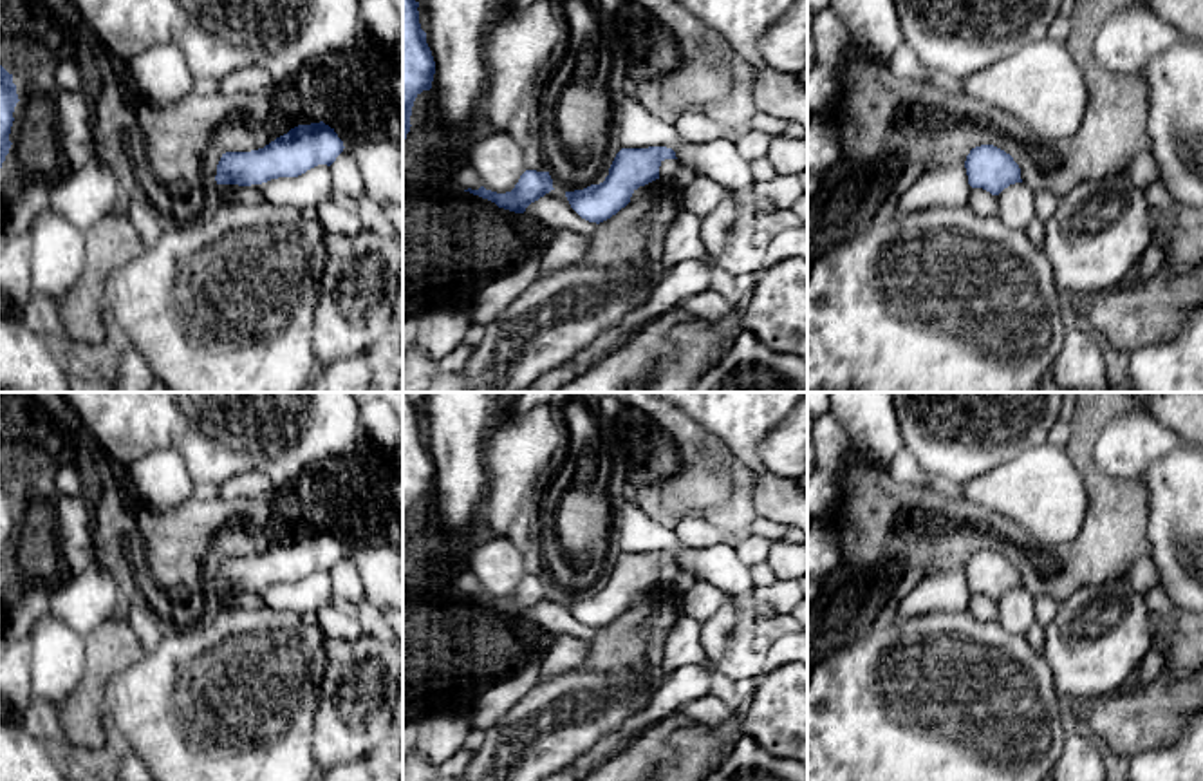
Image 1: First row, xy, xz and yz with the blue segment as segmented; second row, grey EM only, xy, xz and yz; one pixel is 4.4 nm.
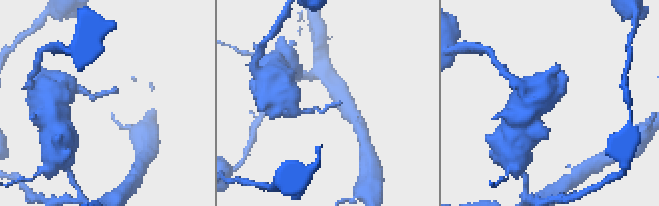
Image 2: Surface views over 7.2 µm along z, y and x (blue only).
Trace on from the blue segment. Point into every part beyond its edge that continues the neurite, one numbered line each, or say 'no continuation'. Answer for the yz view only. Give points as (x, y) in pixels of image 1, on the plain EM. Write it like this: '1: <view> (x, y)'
no continuation

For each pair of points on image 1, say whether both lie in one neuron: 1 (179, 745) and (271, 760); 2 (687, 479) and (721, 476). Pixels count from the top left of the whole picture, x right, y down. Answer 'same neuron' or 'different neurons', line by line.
1: same neuron
2: same neuron

